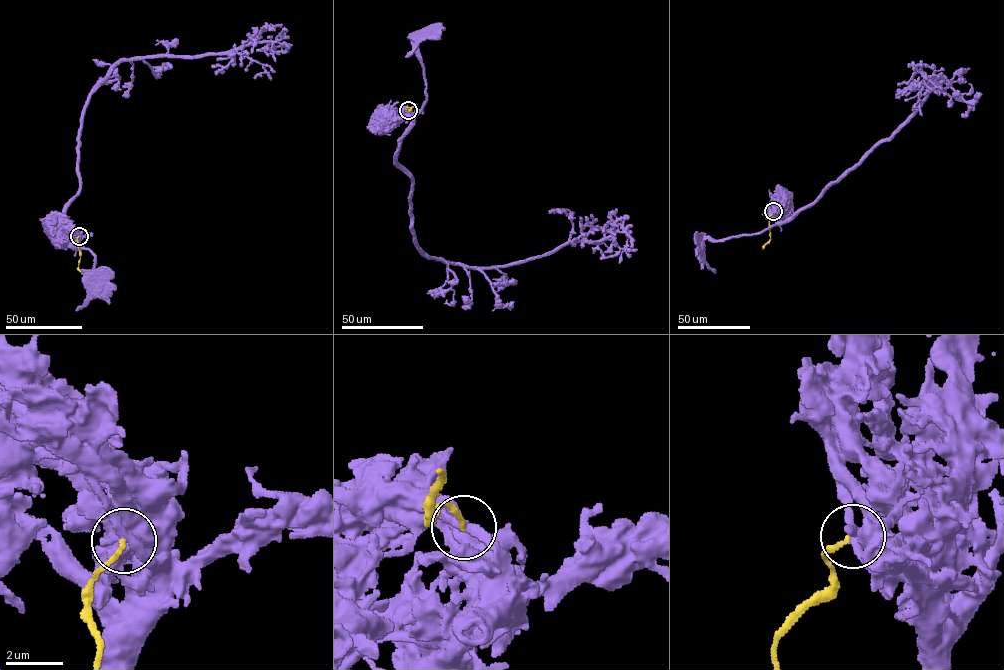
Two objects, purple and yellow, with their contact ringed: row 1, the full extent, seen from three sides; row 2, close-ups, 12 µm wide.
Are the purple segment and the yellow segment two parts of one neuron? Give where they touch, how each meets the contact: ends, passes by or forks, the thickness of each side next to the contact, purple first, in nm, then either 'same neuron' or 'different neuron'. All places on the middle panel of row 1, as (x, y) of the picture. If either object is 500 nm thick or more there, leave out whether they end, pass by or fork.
at (408, 110); purple passes by; yellow ends there; 280 nm thick on the purple side, 150 nm on the other; different neuron

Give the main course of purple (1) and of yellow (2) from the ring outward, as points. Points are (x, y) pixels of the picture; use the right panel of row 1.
1: (773, 211), (777, 214), (776, 223), (762, 231), (720, 240), (706, 238), (702, 247)
2: (773, 211), (769, 217), (770, 239), (762, 248)

